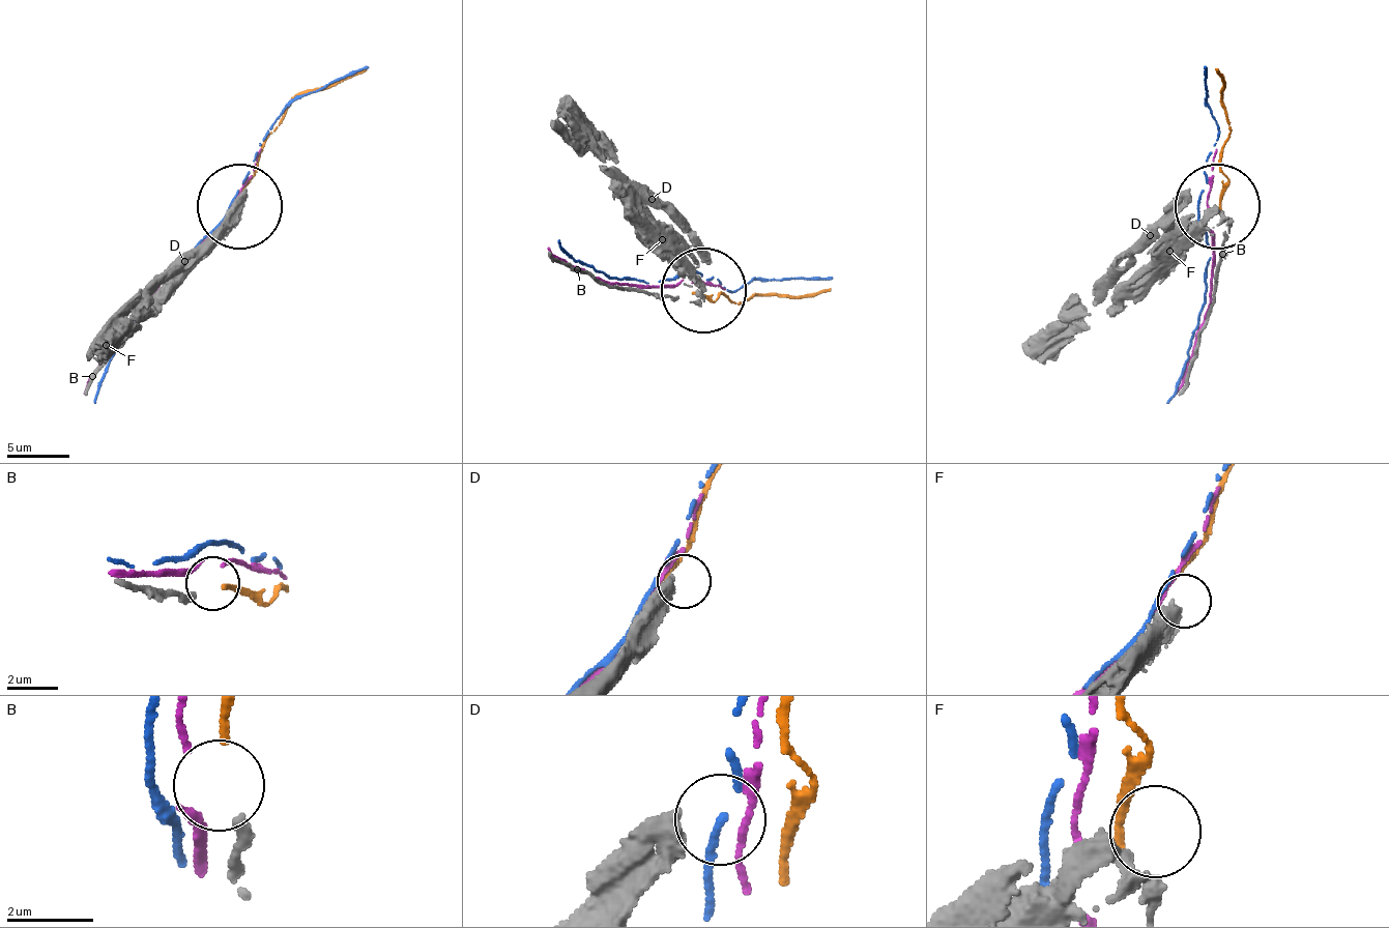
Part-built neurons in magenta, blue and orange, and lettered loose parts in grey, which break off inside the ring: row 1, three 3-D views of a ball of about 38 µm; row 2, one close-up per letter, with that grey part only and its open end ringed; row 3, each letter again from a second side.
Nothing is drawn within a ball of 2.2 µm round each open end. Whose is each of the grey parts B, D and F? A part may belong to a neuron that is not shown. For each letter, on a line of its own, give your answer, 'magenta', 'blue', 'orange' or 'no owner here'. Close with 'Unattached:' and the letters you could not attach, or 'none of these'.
B: orange
D: no owner here
F: no owner here
Unattached: D, F

